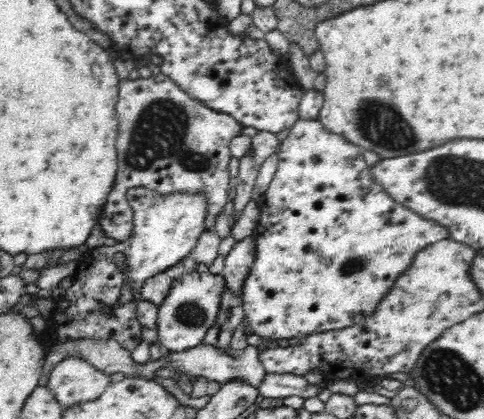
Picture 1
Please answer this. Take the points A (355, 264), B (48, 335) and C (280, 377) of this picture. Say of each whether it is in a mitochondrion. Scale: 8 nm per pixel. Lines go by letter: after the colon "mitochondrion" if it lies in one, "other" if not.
A: mitochondrion
B: other
C: other

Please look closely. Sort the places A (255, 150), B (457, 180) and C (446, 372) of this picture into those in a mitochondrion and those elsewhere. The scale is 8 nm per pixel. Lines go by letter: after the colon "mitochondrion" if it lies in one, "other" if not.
A: mitochondrion
B: mitochondrion
C: mitochondrion

